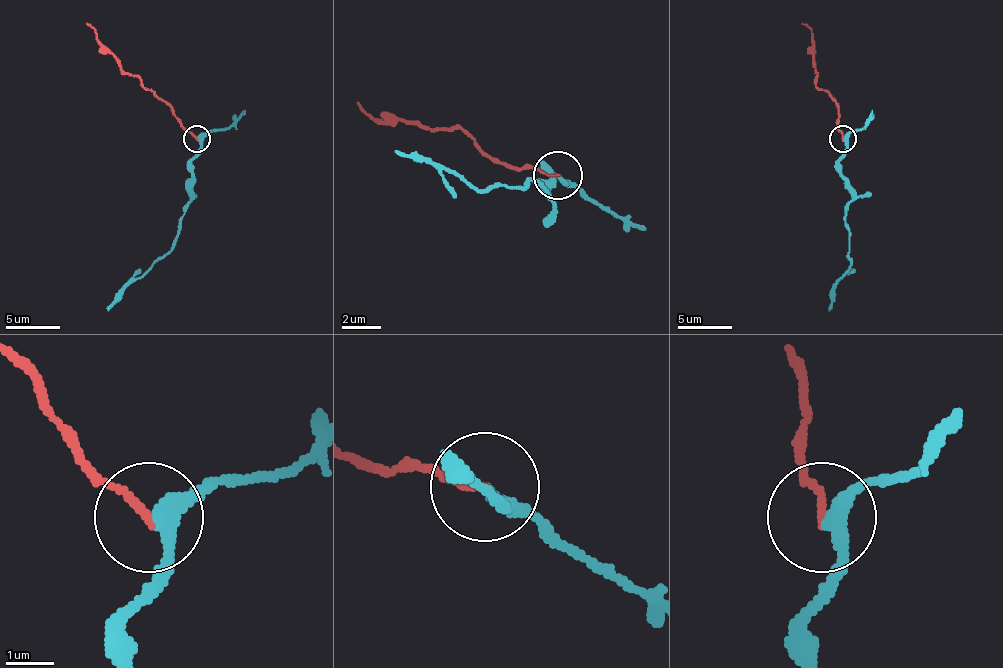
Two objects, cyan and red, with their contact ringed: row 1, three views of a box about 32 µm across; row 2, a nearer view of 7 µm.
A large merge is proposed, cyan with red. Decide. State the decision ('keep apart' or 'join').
keep apart

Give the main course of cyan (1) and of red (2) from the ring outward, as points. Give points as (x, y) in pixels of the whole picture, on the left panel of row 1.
1: (197, 138), (200, 154), (192, 162), (189, 197), (176, 243), (124, 288), (108, 310)
2: (197, 138), (168, 105), (127, 73), (87, 22)

